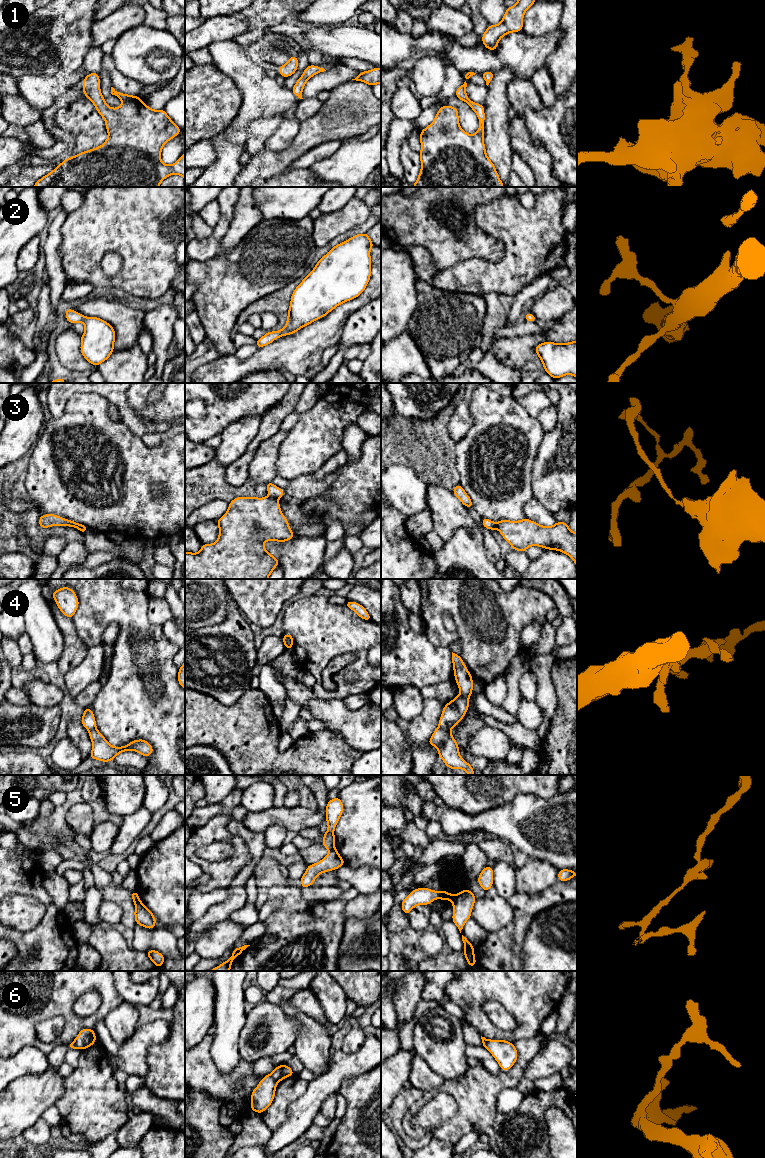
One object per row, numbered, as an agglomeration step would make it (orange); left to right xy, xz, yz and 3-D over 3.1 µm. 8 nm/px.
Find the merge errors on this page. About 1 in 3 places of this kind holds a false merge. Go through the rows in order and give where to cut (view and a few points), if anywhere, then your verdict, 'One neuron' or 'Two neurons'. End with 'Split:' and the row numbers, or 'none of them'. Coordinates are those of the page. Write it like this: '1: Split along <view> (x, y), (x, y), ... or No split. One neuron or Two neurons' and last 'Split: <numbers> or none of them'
1: No split. One neuron
2: No split. One neuron
3: Split along xz (269, 496), (276, 500). Two neurons
4: Split along yz (438, 727), (449, 731). Two neurons
5: Split along yz (456, 895), (452, 902). Two neurons
6: Split along xz (269, 1074), (277, 1082). Two neurons
Split: 3, 4, 5, 6

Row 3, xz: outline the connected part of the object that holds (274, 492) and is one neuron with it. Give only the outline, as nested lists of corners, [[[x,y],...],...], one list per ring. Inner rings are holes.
[[[272,482],[266,484],[269,497],[279,499],[284,495],[284,490],[275,486]]]

